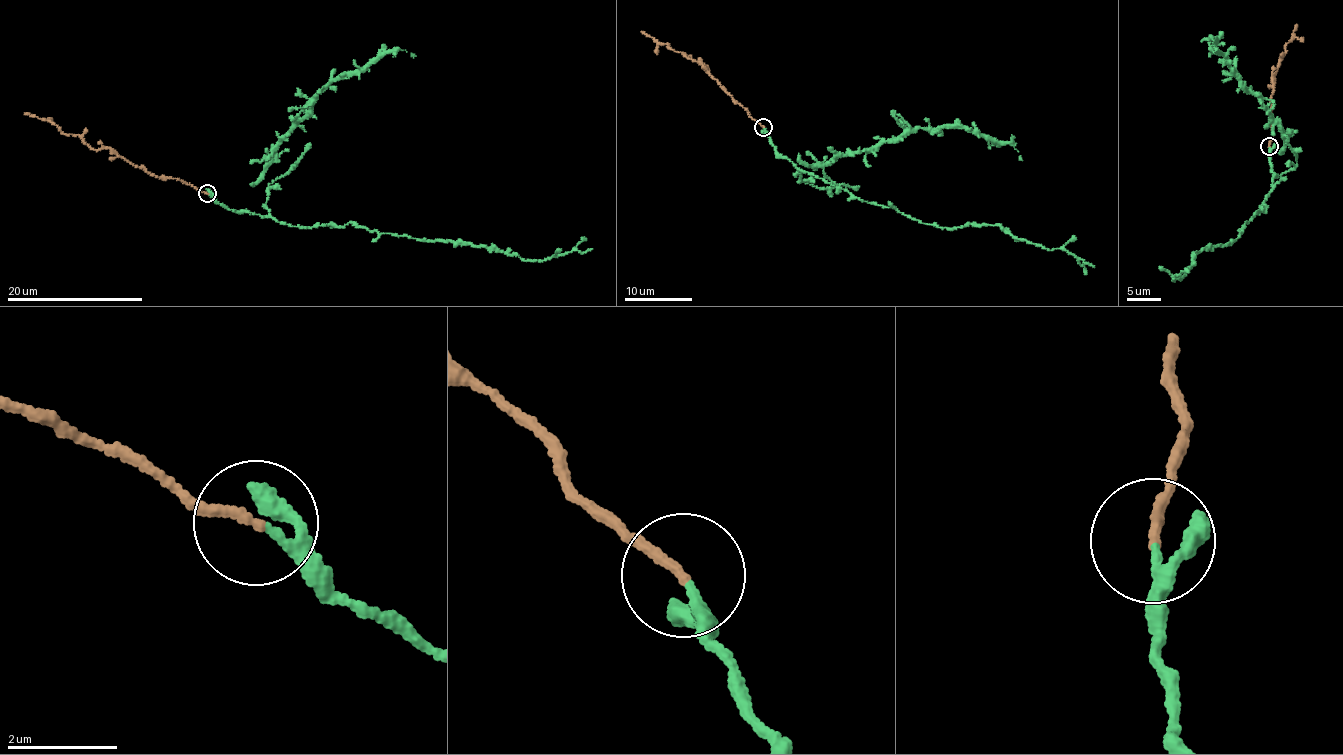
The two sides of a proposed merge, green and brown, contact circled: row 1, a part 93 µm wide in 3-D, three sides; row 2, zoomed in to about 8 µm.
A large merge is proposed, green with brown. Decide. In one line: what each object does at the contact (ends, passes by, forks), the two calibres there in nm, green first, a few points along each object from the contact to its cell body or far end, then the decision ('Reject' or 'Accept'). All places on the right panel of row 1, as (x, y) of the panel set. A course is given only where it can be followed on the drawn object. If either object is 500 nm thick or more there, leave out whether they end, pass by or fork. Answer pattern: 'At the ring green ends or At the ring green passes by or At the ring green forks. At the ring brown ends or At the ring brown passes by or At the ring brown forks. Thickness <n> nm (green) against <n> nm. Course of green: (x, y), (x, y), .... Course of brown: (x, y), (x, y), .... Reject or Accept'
At the ring green passes by. At the ring brown ends. Thickness 150 nm (green) against 180 nm. Course of green: (1269, 147), (1273, 188), (1258, 213), (1231, 242), (1192, 254), (1192, 265), (1181, 278), (1174, 275), (1174, 279). Course of brown: (1269, 147), (1273, 133), (1273, 76), (1287, 43), (1295, 36), (1296, 24). Accept

